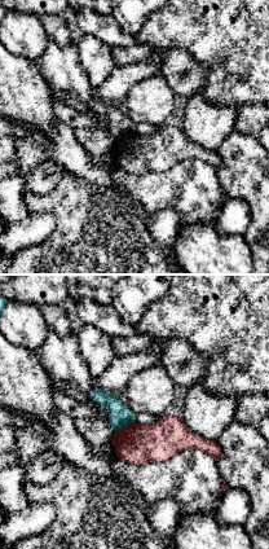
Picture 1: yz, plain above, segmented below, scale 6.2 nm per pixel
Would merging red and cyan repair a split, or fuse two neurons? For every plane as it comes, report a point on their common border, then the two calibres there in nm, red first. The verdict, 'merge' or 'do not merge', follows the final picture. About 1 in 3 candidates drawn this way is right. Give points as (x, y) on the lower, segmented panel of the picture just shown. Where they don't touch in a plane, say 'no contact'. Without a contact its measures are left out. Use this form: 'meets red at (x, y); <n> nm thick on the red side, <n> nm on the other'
meets red at (126, 425); 260 nm thick on the red side, 140 nm on the other

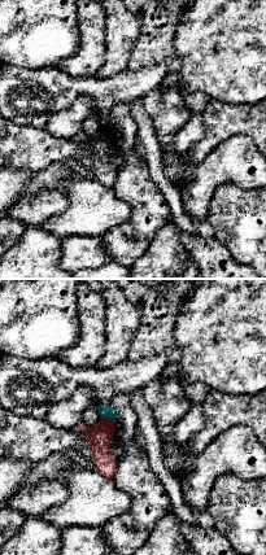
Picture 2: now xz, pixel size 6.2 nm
meets red at (108, 419); 140 nm thick on the red side, 80 nm on the other

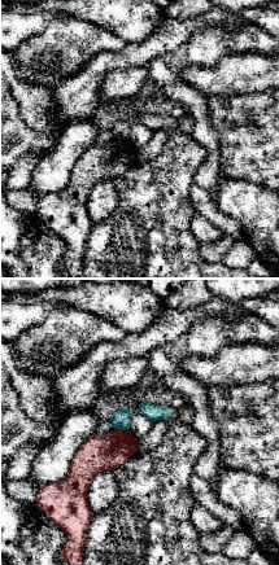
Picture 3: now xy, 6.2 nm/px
meets red at (121, 429); 220 nm thick on the red side, 110 nm on the other

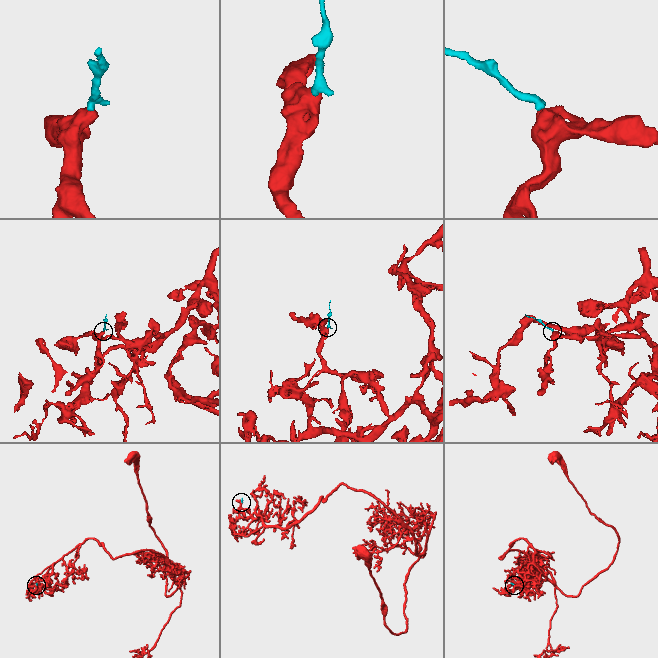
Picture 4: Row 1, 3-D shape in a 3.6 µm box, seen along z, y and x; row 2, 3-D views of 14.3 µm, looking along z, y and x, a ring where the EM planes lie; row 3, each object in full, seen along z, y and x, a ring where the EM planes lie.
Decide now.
do not merge

